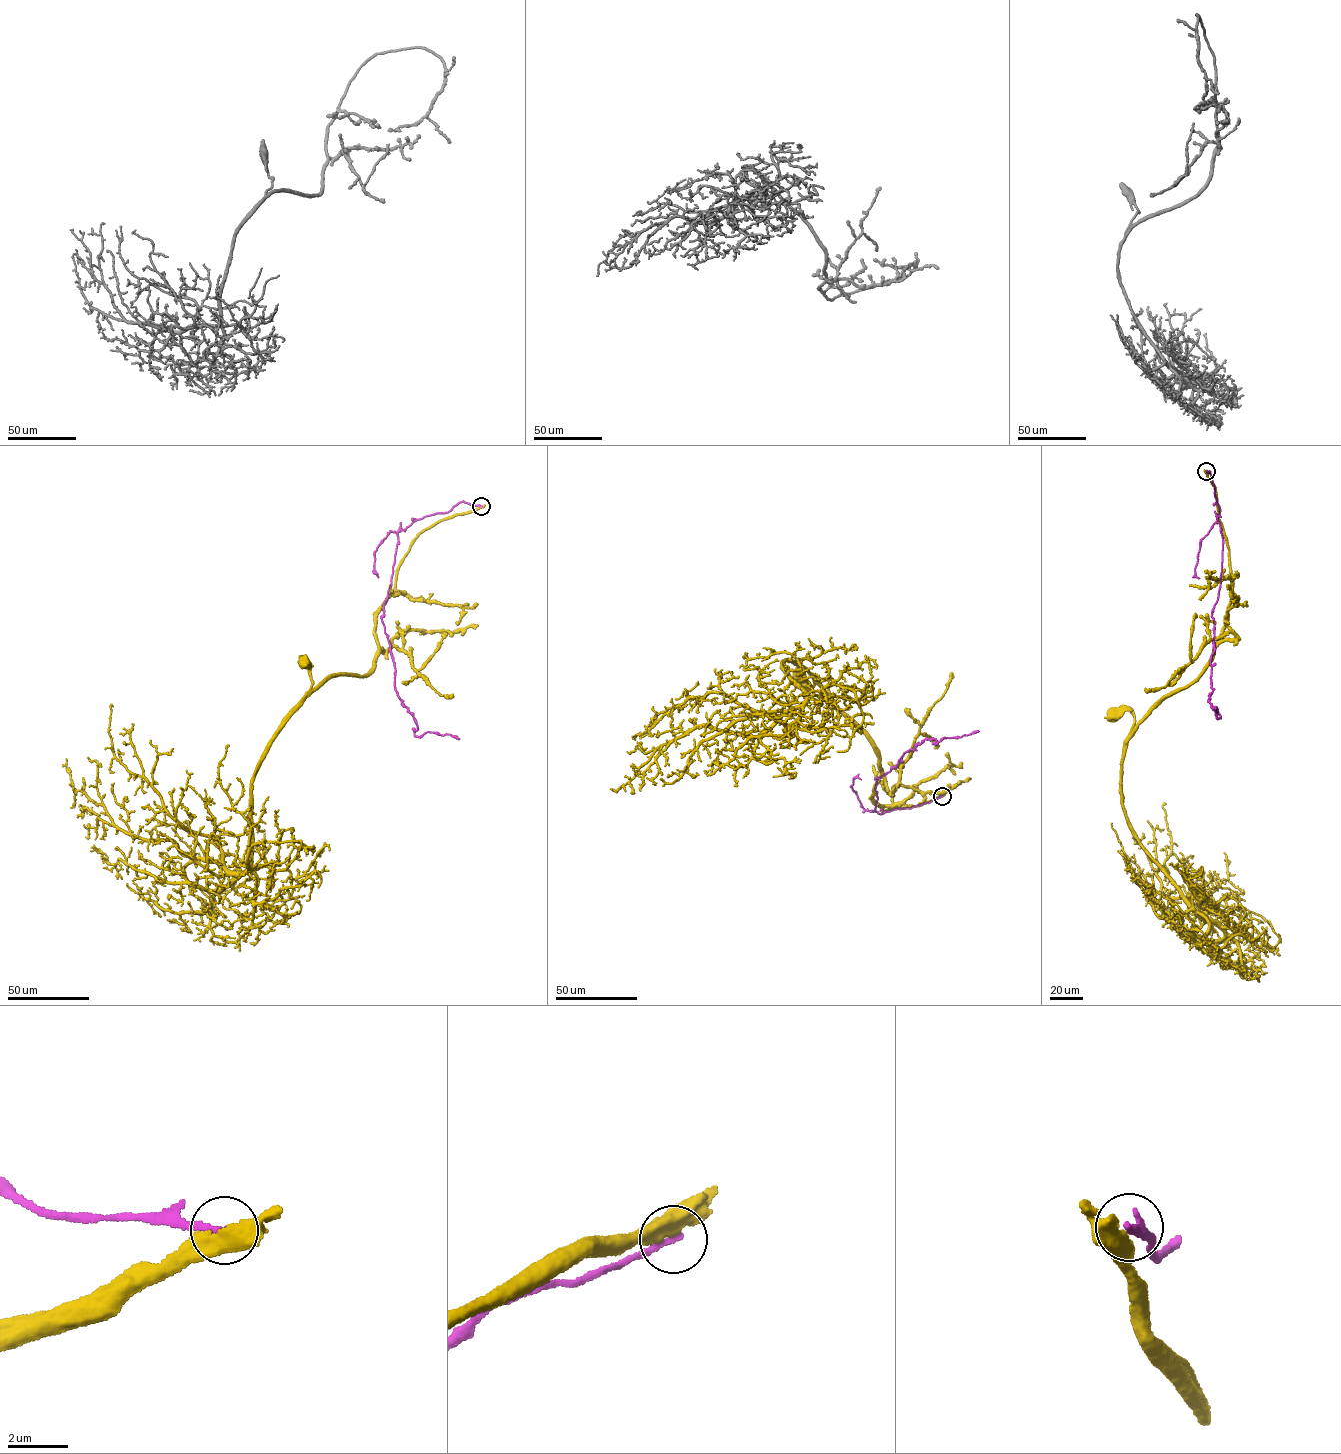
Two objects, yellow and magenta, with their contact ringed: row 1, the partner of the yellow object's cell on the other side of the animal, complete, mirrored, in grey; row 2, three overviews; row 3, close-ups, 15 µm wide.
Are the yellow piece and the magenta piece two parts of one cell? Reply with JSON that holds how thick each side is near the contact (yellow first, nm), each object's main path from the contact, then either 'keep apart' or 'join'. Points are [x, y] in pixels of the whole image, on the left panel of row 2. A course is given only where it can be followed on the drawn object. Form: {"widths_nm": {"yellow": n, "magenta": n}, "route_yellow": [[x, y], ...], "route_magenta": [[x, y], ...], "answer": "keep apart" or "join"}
{"widths_nm": {"yellow": 480, "magenta": 240}, "route_yellow": [[481, 506], [435, 522], [414, 541], [376, 616], [371, 670], [333, 676], [310, 690], [310, 663], [304, 661]], "route_magenta": [[481, 506], [459, 502], [397, 533], [381, 616], [394, 689], [417, 725], [414, 735], [427, 732], [459, 739]], "answer": "keep apart"}

